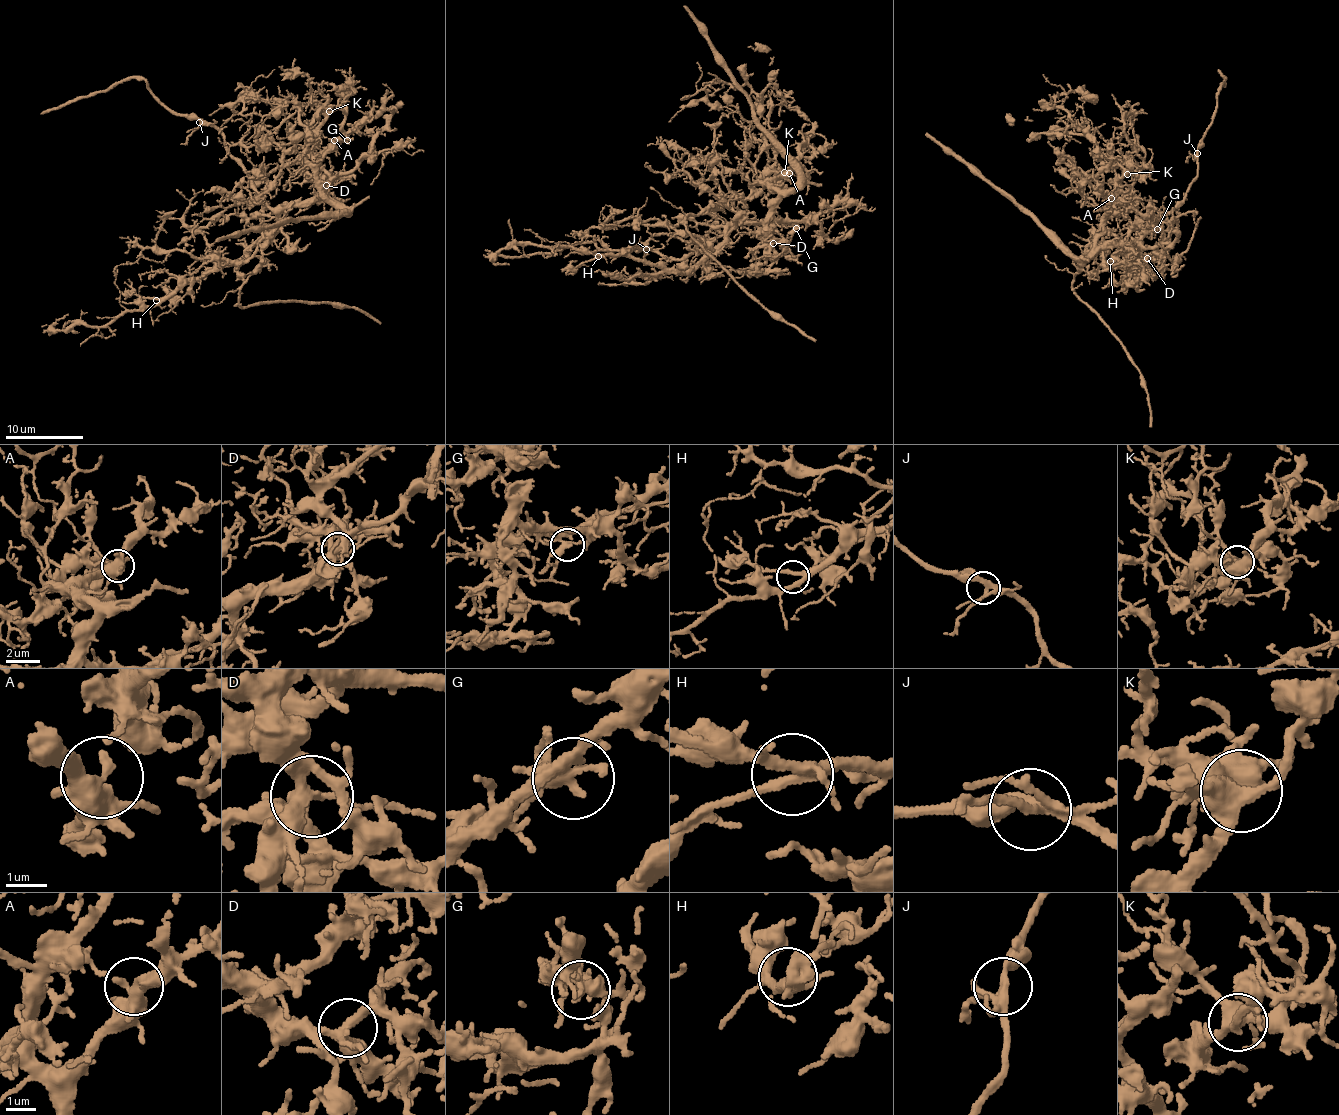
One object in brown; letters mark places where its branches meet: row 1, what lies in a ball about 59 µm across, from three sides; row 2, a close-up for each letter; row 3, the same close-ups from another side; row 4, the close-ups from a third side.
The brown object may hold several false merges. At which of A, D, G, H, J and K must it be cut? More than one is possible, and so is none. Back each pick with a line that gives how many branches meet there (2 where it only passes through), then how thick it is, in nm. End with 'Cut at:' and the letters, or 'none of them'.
Cut at: none of them

